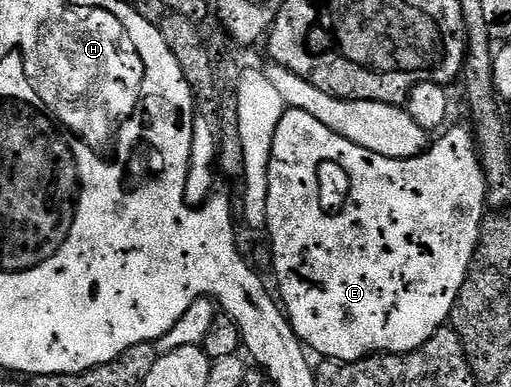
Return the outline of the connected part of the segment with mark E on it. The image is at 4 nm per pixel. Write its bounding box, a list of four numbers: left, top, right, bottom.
[265,109,489,362]

